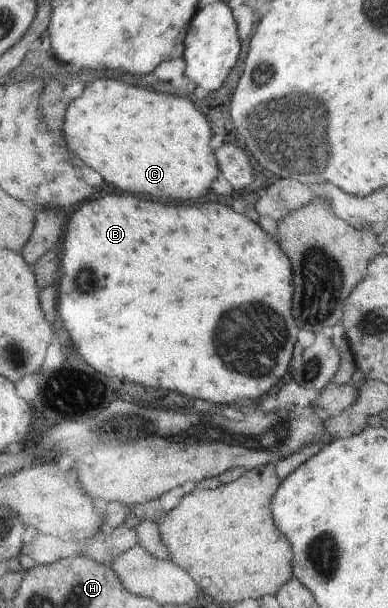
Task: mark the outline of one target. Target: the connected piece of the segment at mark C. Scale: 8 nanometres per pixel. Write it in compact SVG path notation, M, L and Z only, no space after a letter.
M98 79L94 81L92 85L85 85L82 94L75 100L70 101L68 109L66 110L65 122L63 125L64 138L67 145L79 155L79 158L98 173L100 173L103 179L107 182L124 189L124 191L130 191L130 193L138 193L138 195L150 195L154 199L180 199L180 201L194 201L198 197L202 197L208 187L210 187L210 181L216 177L218 169L216 169L216 161L214 161L214 155L208 147L208 141L210 141L210 127L206 123L206 119L196 111L196 107L192 103L188 103L184 97L162 97L158 95L156 91L146 91L146 89L140 89L140 87L134 87L134 85L128 85L120 79Z

